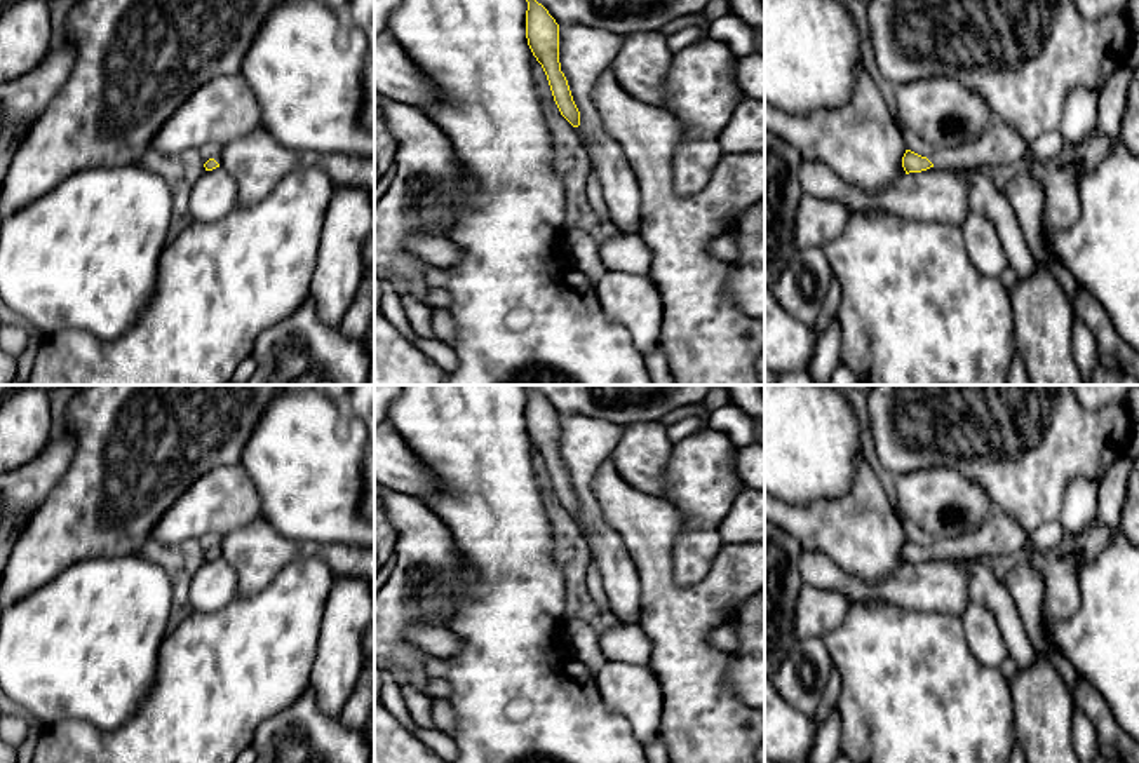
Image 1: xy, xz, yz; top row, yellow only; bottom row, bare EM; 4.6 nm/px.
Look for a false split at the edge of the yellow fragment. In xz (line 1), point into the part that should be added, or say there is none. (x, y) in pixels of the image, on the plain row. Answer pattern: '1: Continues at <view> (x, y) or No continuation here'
1: No continuation here

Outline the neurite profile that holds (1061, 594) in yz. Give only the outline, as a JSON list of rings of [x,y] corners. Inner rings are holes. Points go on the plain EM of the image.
[[[1090,524],[1076,533],[1066,533],[1061,544],[1045,550],[1041,625],[1047,643],[1054,648],[1050,634],[1057,620],[1075,615],[1080,608],[1080,568],[1094,561],[1116,533],[1102,524]]]

